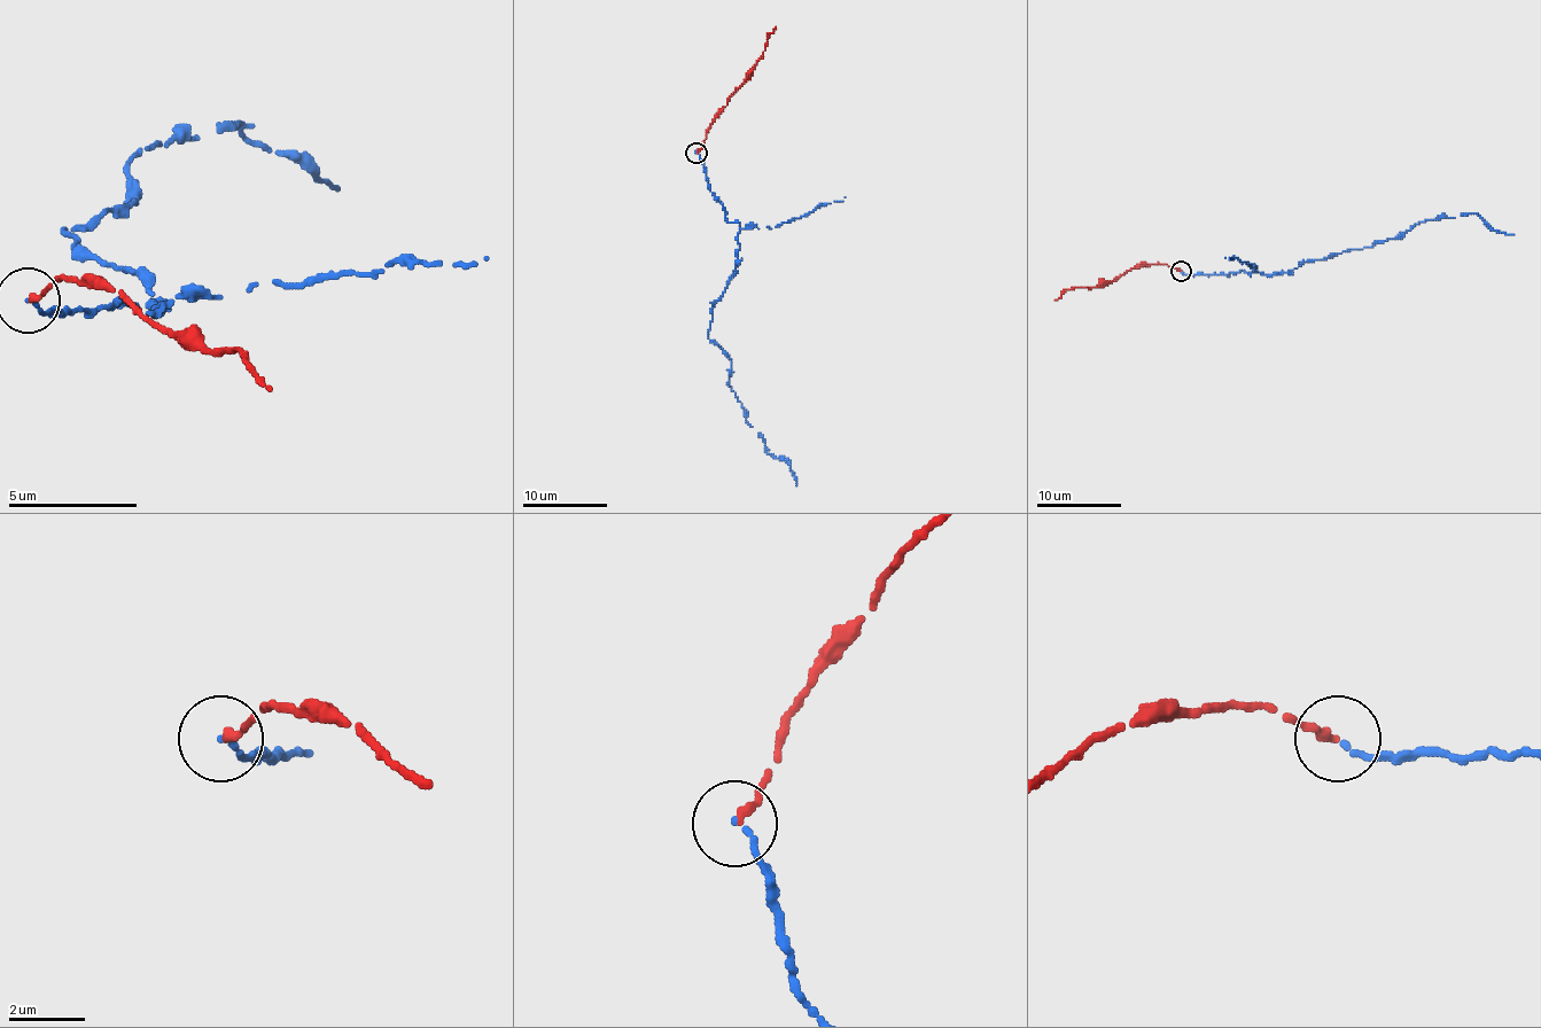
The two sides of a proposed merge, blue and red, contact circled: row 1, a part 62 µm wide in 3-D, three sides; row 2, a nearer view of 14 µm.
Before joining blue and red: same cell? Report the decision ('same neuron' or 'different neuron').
different neuron

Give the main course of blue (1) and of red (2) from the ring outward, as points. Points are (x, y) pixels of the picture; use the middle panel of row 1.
1: (695, 153), (726, 220), (739, 225), (708, 339), (731, 361), (744, 415), (796, 485)
2: (698, 153), (706, 138), (706, 130), (763, 54), (776, 26)

